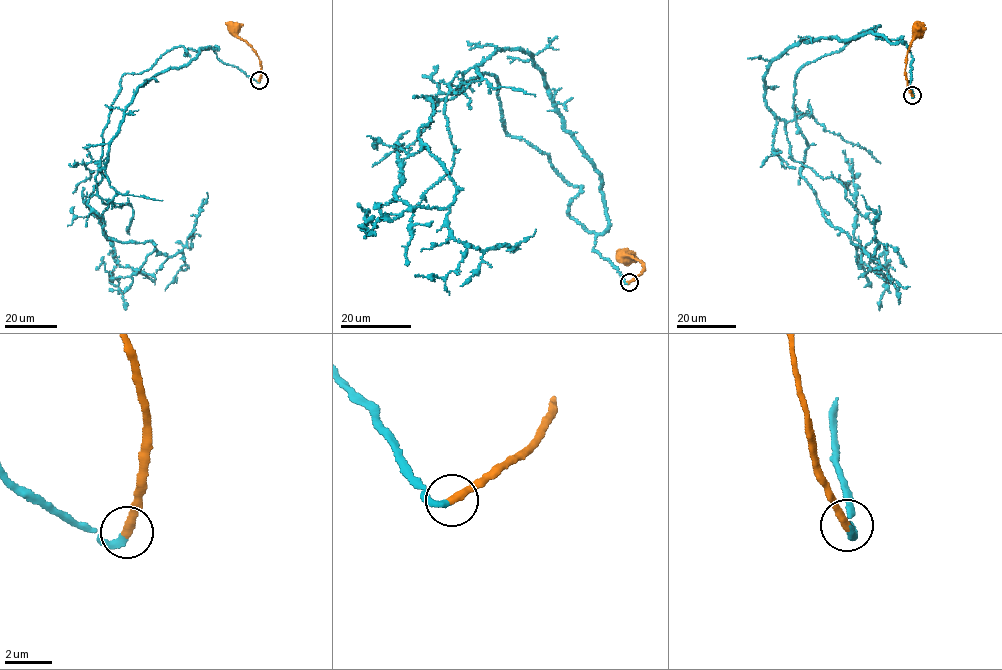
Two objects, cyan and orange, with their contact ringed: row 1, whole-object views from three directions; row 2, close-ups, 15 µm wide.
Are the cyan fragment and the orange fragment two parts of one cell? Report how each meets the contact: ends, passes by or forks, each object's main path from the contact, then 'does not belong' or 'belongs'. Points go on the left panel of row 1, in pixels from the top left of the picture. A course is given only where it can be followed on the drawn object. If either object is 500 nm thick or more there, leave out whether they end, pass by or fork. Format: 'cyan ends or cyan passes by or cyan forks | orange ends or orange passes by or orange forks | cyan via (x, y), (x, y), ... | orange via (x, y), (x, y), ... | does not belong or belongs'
cyan ends | orange ends | cyan via (259, 80), (182, 46), (121, 77), (88, 204), (107, 237), (152, 241), (137, 270), (74, 206) | orange via (259, 80), (261, 61), (233, 28) | belongs

